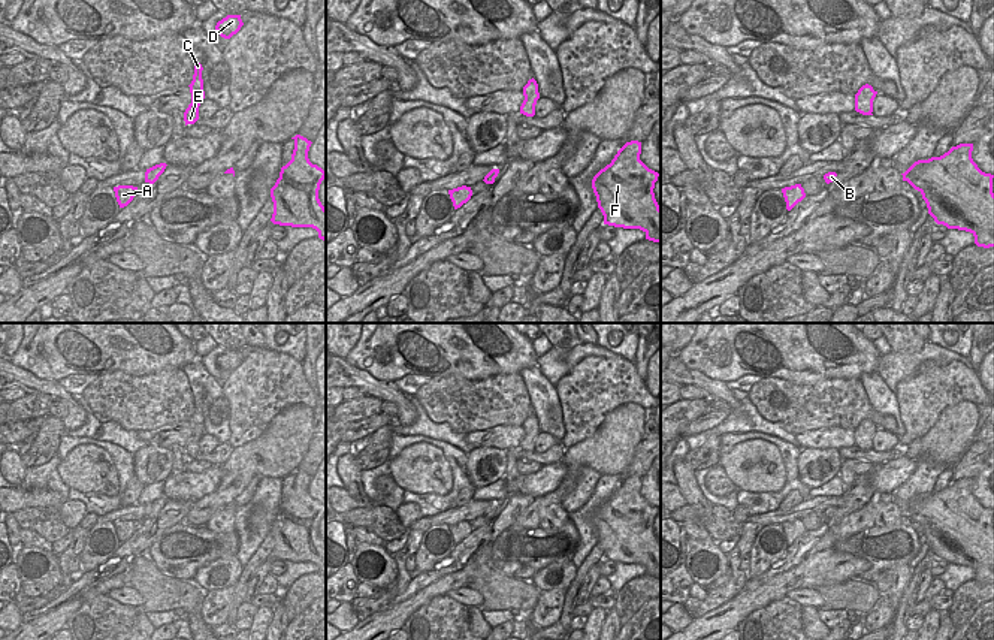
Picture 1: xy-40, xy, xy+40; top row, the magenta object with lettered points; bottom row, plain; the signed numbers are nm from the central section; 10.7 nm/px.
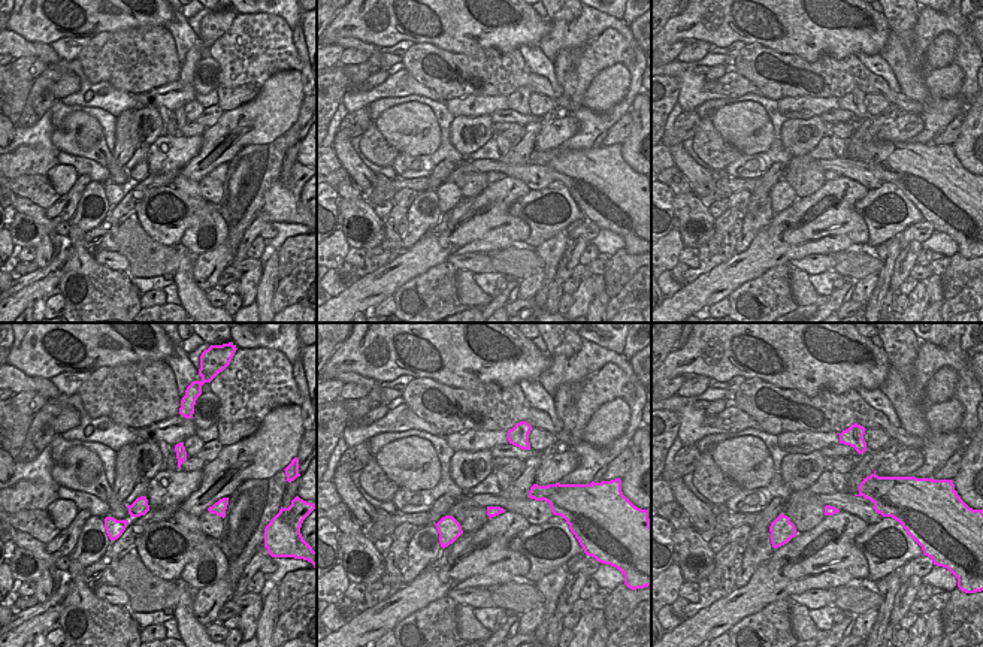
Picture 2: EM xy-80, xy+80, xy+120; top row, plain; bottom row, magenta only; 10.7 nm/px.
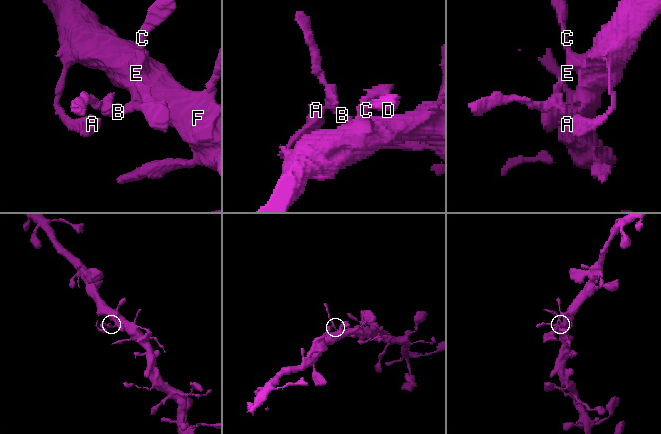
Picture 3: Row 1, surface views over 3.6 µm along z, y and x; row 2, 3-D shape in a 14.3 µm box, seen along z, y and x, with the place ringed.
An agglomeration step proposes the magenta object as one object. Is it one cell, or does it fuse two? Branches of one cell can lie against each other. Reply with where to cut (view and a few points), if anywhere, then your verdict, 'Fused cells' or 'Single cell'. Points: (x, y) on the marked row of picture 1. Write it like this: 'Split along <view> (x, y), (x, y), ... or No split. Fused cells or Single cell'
No split. Single cell.

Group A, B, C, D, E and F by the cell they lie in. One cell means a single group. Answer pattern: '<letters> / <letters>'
A B C D E F

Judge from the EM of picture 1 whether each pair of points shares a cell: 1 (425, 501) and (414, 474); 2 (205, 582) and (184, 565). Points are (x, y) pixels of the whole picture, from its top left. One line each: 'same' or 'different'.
1: different
2: different

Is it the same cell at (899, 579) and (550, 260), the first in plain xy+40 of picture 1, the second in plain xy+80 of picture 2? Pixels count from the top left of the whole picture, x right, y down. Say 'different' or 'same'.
same

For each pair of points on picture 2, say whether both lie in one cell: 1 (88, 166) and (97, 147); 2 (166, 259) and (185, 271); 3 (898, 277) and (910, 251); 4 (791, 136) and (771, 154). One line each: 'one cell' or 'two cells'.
1: two cells
2: two cells
3: one cell
4: two cells

